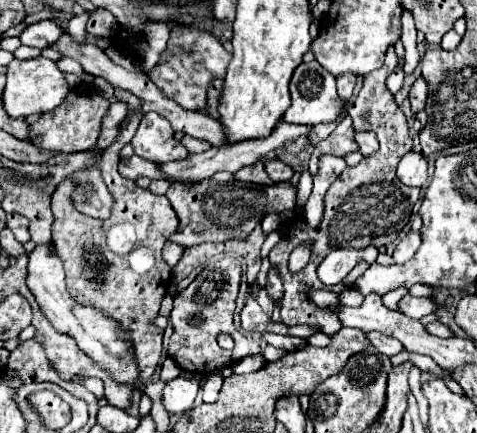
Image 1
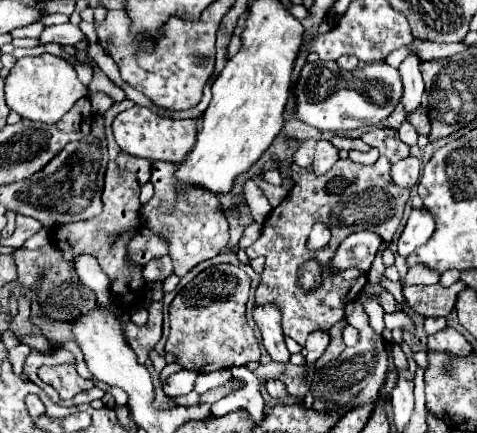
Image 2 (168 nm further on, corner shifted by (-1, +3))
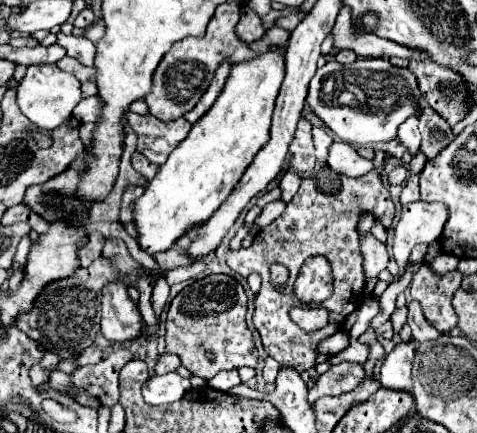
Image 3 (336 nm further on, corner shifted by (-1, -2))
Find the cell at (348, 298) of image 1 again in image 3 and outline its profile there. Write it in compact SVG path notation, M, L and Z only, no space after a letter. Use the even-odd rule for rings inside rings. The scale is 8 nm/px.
M442 253L442 255L438 255L430 265L432 265L432 269L434 269L436 273L448 273L448 271L456 269L456 265L458 265L458 257L448 255L448 253Z

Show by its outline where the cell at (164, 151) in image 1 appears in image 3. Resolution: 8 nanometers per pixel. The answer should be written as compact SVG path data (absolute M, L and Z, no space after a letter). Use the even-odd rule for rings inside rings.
M128 113L128 123L138 135L138 151L156 165L162 165L168 159L168 155L178 147L178 143L190 133L192 127L184 117L164 123L150 113Z

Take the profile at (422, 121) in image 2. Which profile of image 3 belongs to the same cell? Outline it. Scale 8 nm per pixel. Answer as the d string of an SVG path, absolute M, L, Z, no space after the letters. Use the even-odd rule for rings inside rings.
M424 107L420 115L420 133L422 133L422 145L420 151L426 155L426 159L434 159L444 147L448 147L456 135L452 135L452 127L432 111L432 107Z

